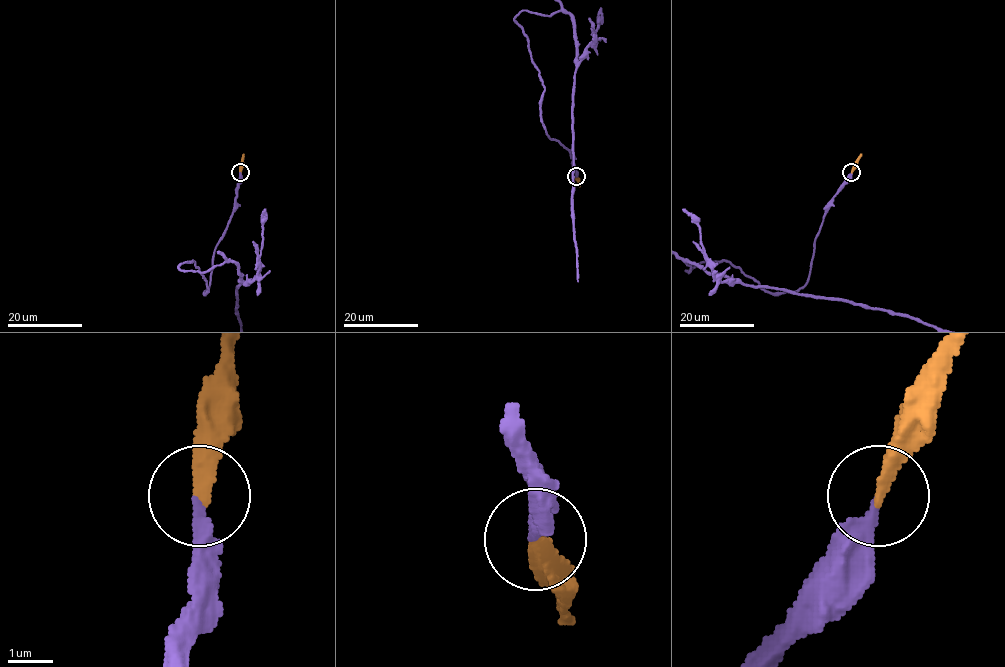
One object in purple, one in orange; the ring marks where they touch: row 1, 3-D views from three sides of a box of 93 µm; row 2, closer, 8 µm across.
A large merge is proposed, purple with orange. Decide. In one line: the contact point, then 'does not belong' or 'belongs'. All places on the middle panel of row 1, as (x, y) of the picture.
(576, 176) | belongs

